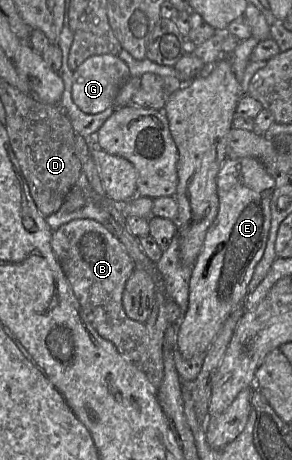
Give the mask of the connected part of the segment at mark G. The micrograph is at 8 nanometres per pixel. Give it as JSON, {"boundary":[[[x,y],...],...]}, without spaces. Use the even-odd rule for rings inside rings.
{"boundary":[[[91,56],[73,73],[73,101],[86,114],[103,112],[114,107],[118,92],[130,77],[127,64],[119,57]]]}

